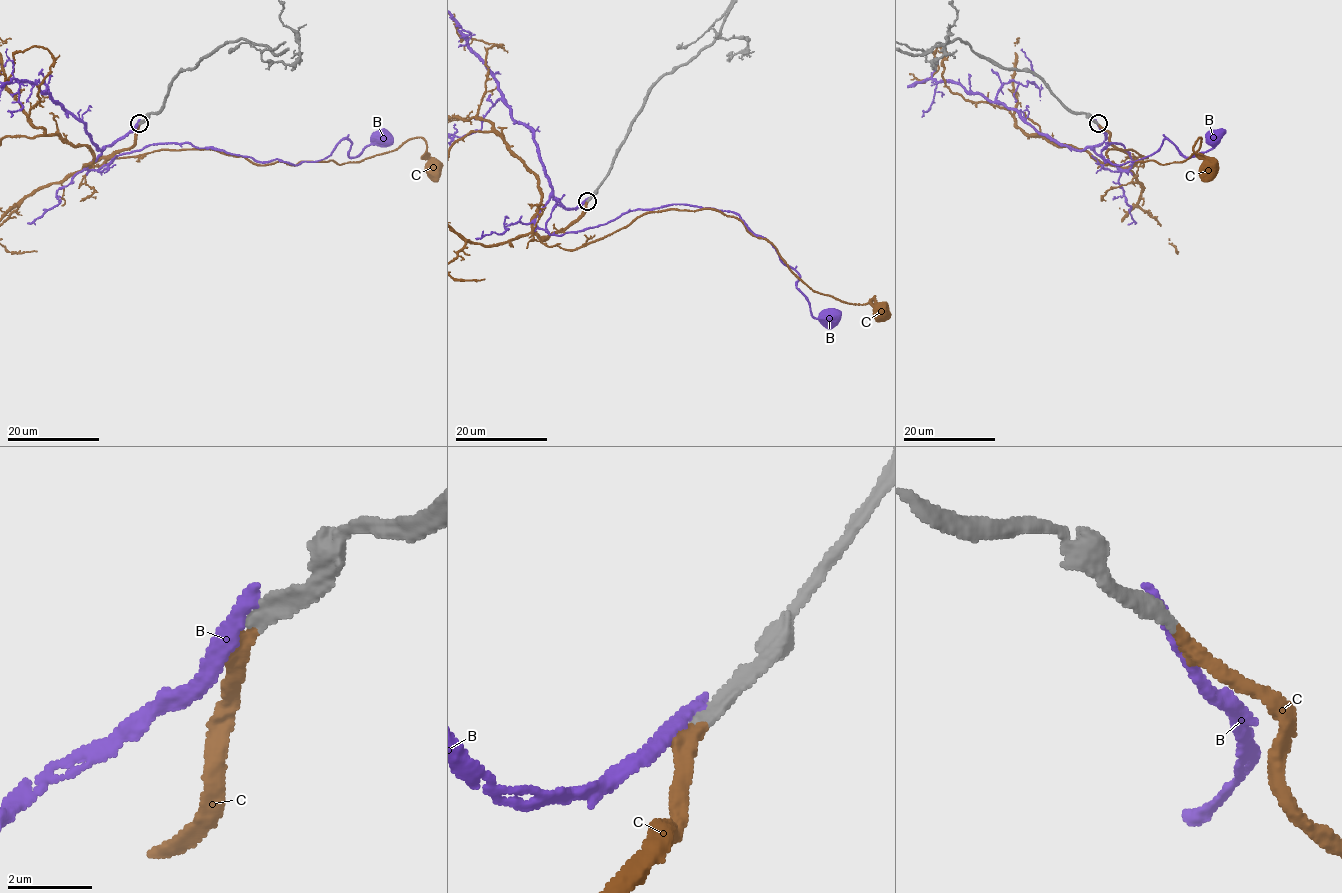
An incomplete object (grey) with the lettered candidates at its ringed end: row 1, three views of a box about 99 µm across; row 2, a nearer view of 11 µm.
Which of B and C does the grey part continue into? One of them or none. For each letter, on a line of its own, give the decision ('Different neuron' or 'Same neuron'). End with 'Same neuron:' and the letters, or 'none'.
B: Different neuron
C: Same neuron
Same neuron: C

